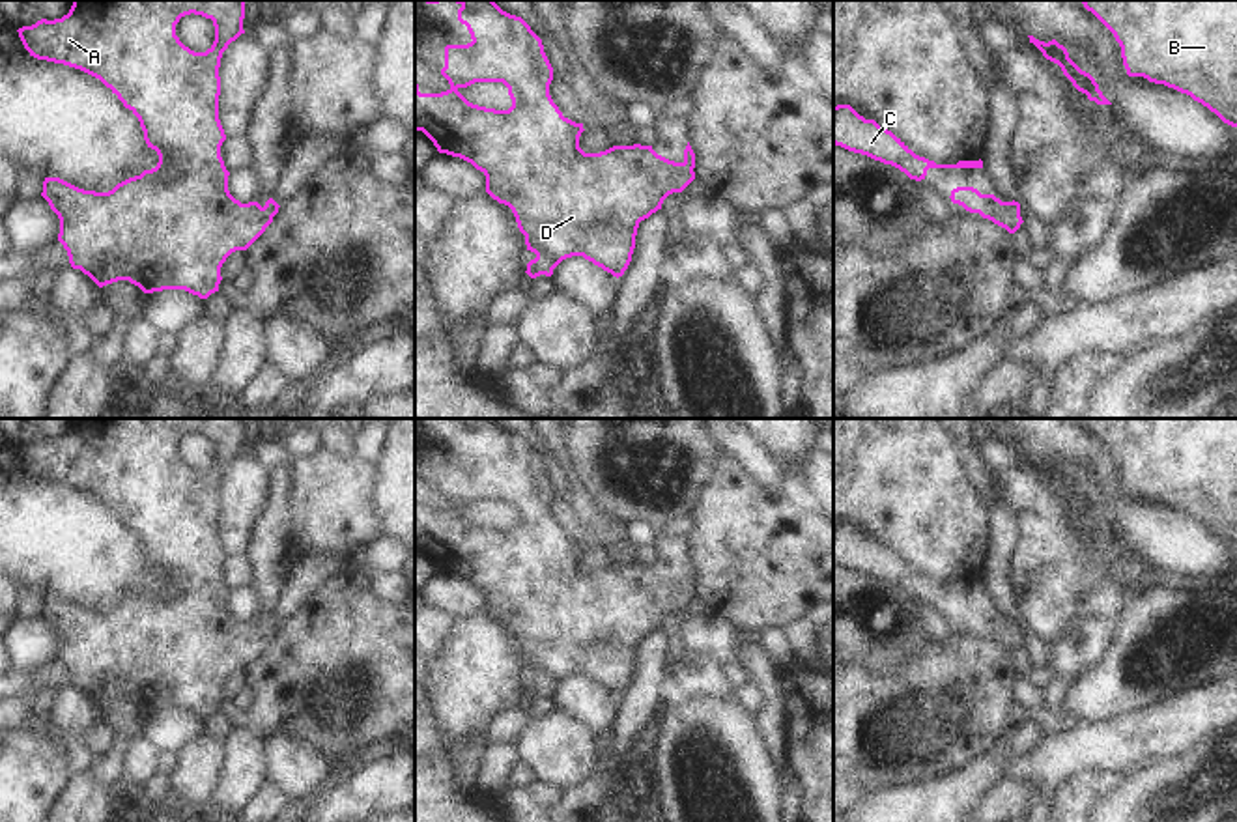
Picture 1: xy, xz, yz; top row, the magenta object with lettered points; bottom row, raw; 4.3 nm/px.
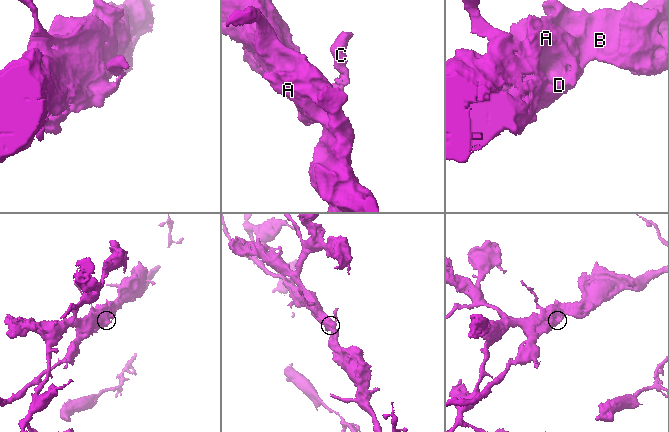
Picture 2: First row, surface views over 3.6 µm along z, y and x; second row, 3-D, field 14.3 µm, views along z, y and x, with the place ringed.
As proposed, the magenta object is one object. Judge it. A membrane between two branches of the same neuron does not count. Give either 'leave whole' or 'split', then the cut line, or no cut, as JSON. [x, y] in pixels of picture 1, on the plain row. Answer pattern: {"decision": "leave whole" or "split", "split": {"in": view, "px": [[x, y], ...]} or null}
{"decision": "leave whole", "split": null}

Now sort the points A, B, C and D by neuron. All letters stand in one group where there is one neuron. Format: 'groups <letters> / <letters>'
groups A B C D

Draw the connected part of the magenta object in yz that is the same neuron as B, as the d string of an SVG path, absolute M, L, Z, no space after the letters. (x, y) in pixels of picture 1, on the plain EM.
M1082 418L1116 456L1129 495L1164 503L1237 546L1237 418Z

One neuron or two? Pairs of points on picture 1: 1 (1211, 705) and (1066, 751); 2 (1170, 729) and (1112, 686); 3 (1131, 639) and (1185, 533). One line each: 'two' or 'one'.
1: one
2: two
3: two

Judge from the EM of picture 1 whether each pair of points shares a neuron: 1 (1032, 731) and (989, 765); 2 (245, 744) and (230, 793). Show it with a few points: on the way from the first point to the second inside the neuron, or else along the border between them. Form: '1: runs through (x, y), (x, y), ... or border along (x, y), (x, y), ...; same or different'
1: runs through (1021, 740), (1011, 742), (1000, 753); same
2: runs through (245, 755), (245, 770), (238, 781); same

